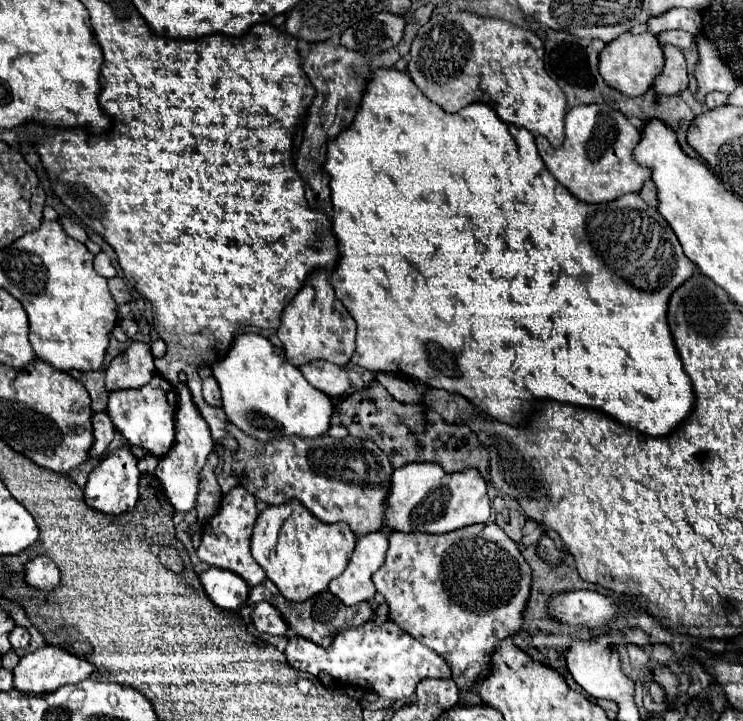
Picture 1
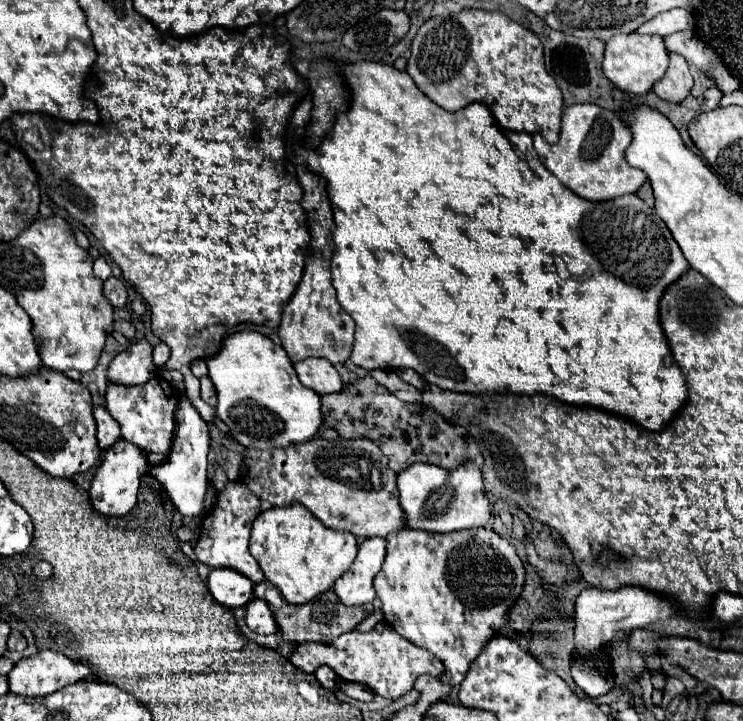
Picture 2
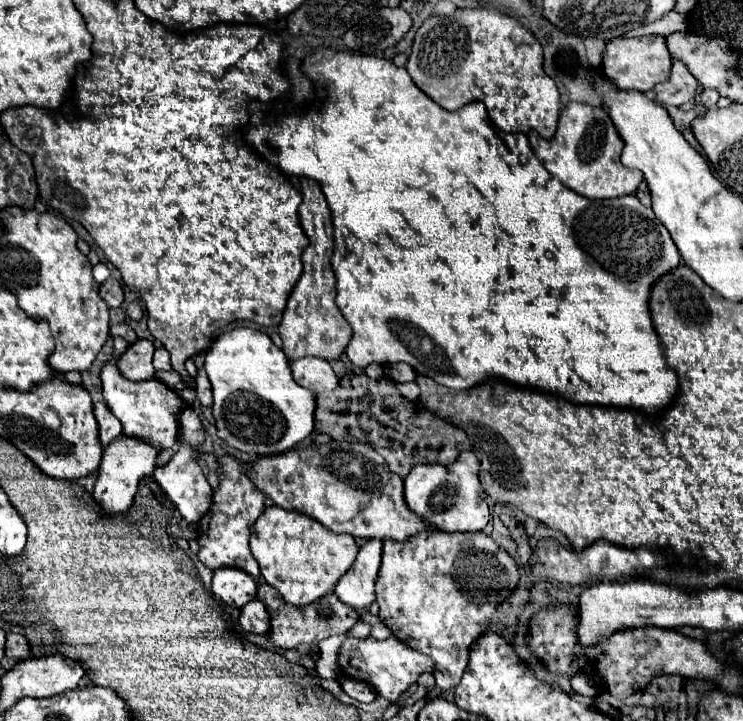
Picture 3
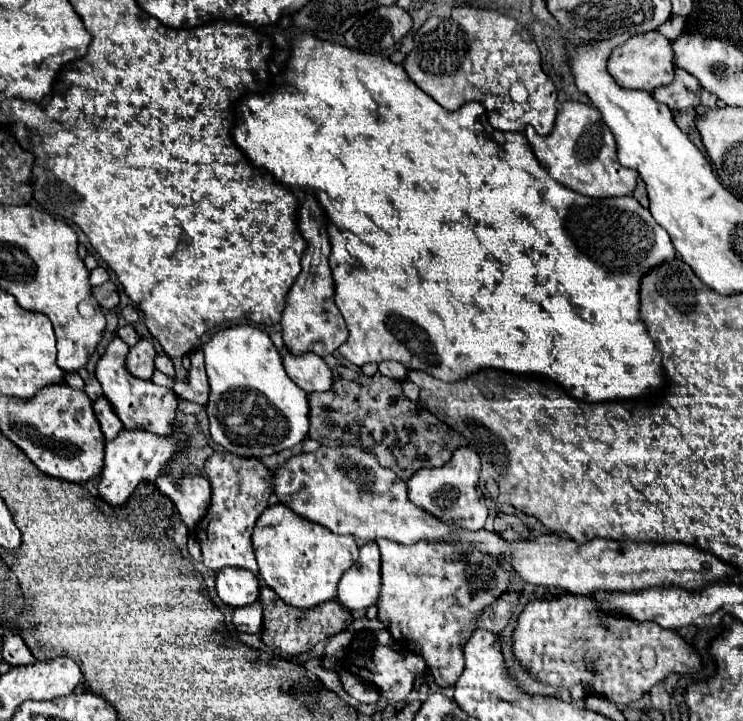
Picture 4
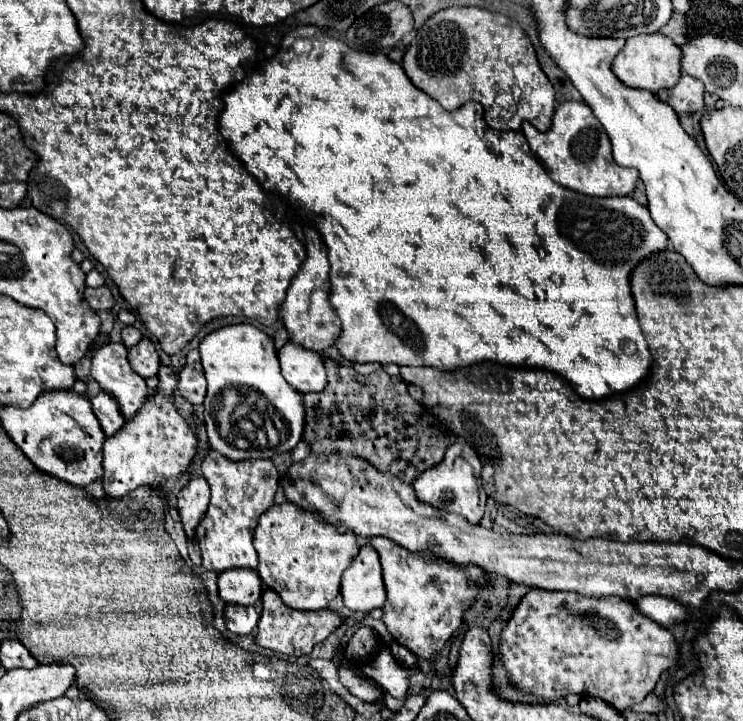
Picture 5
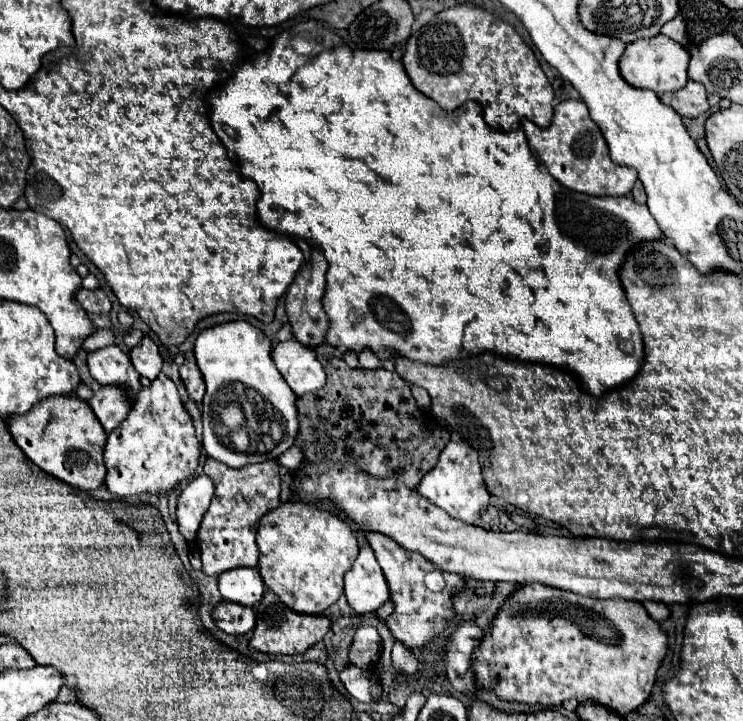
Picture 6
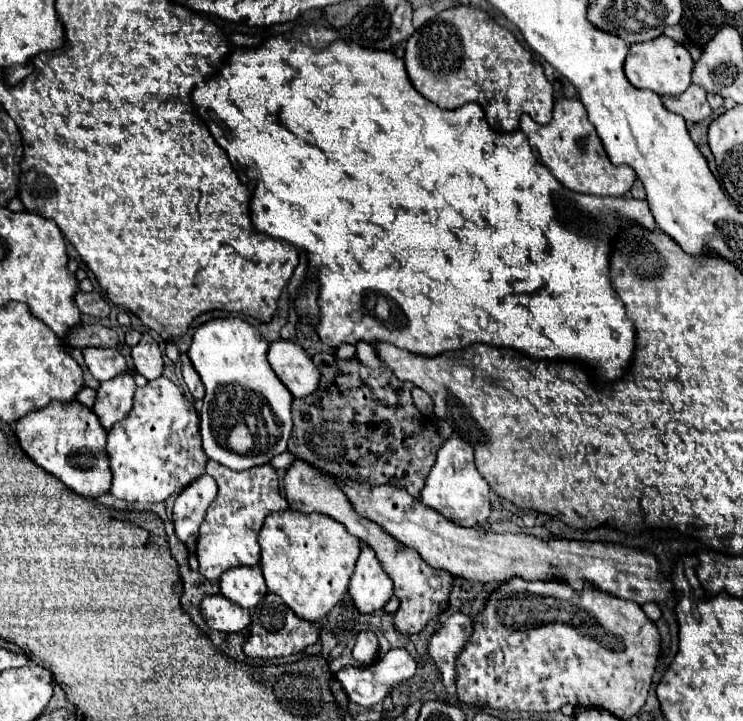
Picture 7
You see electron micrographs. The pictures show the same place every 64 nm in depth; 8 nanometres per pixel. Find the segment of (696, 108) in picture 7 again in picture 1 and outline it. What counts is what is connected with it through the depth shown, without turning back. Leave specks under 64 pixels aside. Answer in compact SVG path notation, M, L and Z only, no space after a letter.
M664 46L666 66L662 74L654 82L654 92L660 92L662 96L680 96L688 88L688 70L686 70L686 58L678 48Z

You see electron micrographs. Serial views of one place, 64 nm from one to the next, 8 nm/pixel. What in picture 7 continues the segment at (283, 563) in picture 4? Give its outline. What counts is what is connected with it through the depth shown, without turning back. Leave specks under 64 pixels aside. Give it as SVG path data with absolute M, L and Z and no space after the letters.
M274 512L264 520L264 526L258 536L258 544L262 548L262 560L260 568L266 578L266 586L272 594L278 594L286 606L302 620L308 622L320 622L346 594L348 580L352 578L354 564L360 554L360 540L348 530L324 514L302 514L302 512Z

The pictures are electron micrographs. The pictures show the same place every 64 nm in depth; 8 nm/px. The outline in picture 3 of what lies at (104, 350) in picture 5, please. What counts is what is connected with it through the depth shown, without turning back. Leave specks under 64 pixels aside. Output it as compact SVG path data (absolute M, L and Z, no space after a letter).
M114 338L114 352L112 358L102 366L100 378L102 378L102 390L104 390L104 402L112 410L112 414L122 422L122 432L126 436L138 436L148 442L152 442L158 448L172 448L178 440L178 412L182 410L182 398L168 386L164 386L158 380L148 382L132 382L124 380L120 376L120 370L116 368L116 360L120 360L122 352L128 348L128 342L124 338Z

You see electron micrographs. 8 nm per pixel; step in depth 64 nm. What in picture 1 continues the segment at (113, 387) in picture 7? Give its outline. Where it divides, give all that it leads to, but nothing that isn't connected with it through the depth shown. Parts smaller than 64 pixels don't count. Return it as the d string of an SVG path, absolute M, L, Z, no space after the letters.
M96 412L92 416L92 424L94 424L94 444L92 444L90 456L100 458L106 452L106 448L110 446L110 442L114 440L116 428L106 412Z

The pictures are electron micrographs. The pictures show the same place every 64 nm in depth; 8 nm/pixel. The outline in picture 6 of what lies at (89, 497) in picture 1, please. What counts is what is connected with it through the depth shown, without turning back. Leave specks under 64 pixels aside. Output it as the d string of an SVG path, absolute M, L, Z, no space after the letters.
M160 374L148 388L140 390L140 396L136 396L136 404L132 406L128 418L108 434L108 442L104 446L104 464L108 470L106 488L118 498L168 492L176 484L196 474L200 464L200 440L196 438L192 418L180 400L176 384L166 374Z

